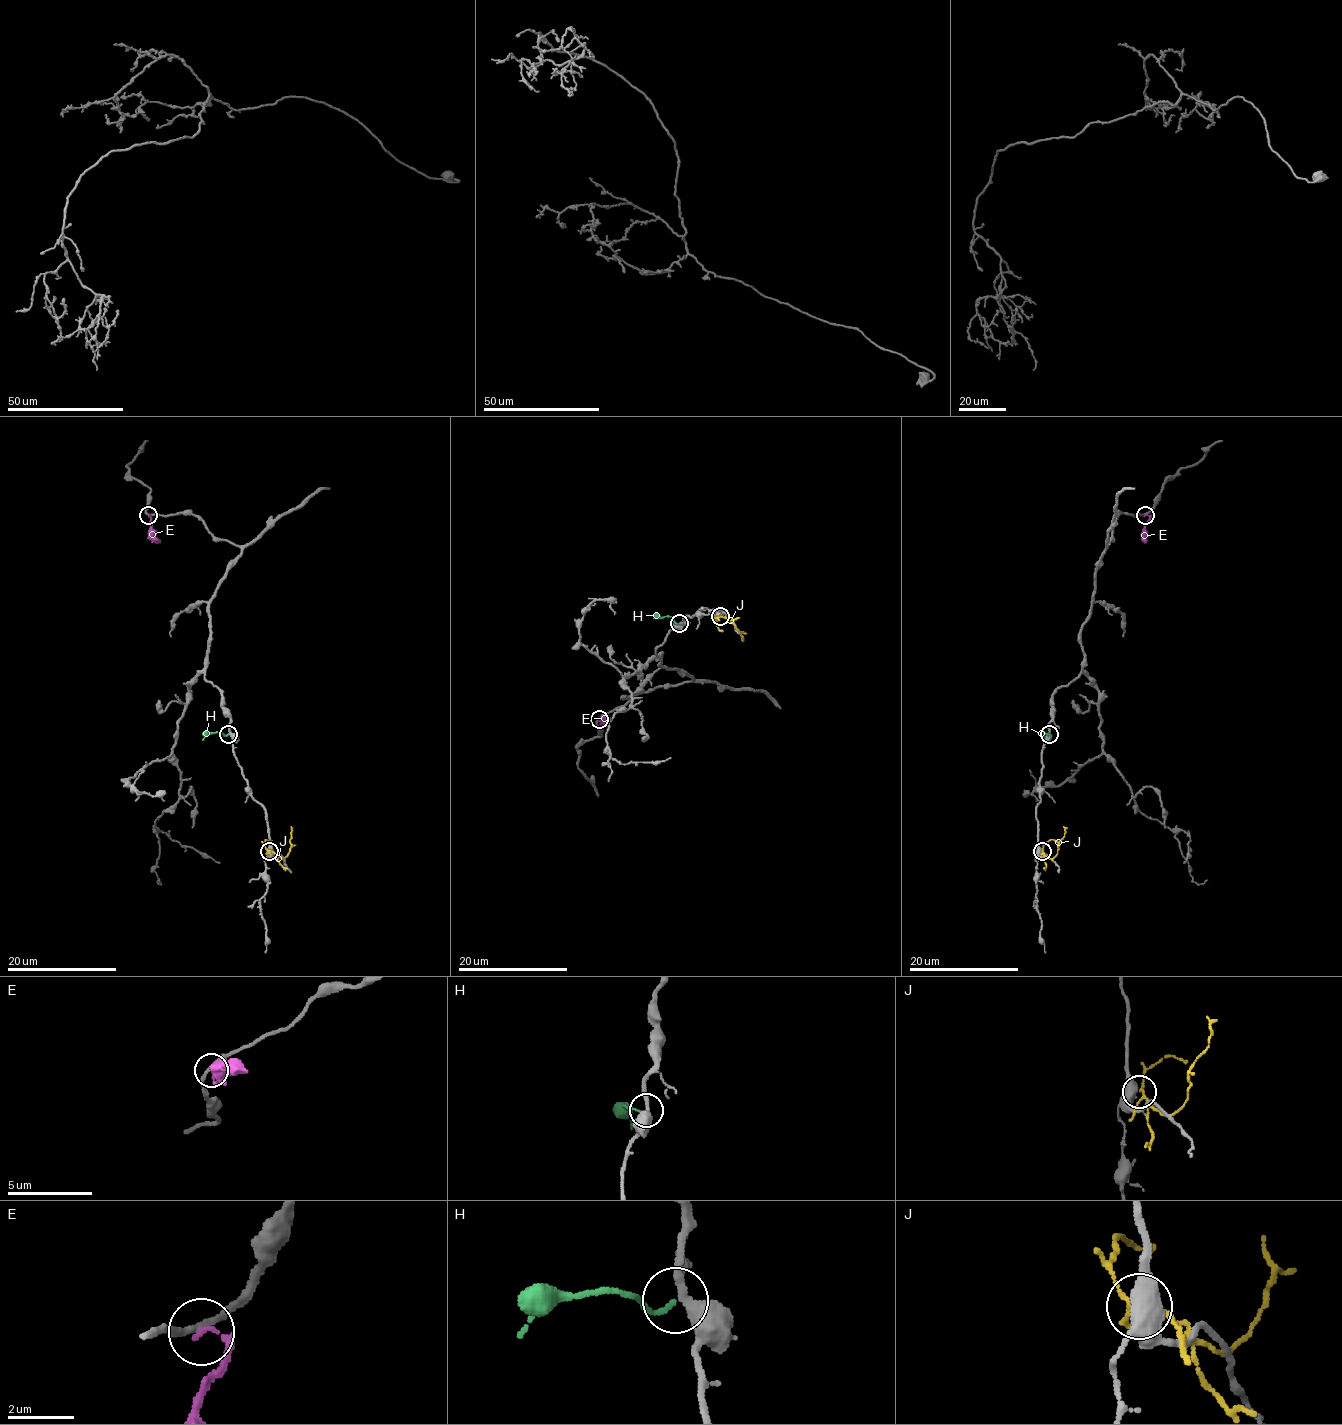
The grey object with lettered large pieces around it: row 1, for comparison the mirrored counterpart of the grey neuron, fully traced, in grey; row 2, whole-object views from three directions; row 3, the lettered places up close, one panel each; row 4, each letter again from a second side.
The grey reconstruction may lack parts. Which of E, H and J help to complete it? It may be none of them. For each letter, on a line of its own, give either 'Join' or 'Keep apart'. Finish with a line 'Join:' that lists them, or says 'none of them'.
E: Keep apart
H: Join
J: Keep apart
Join: H

